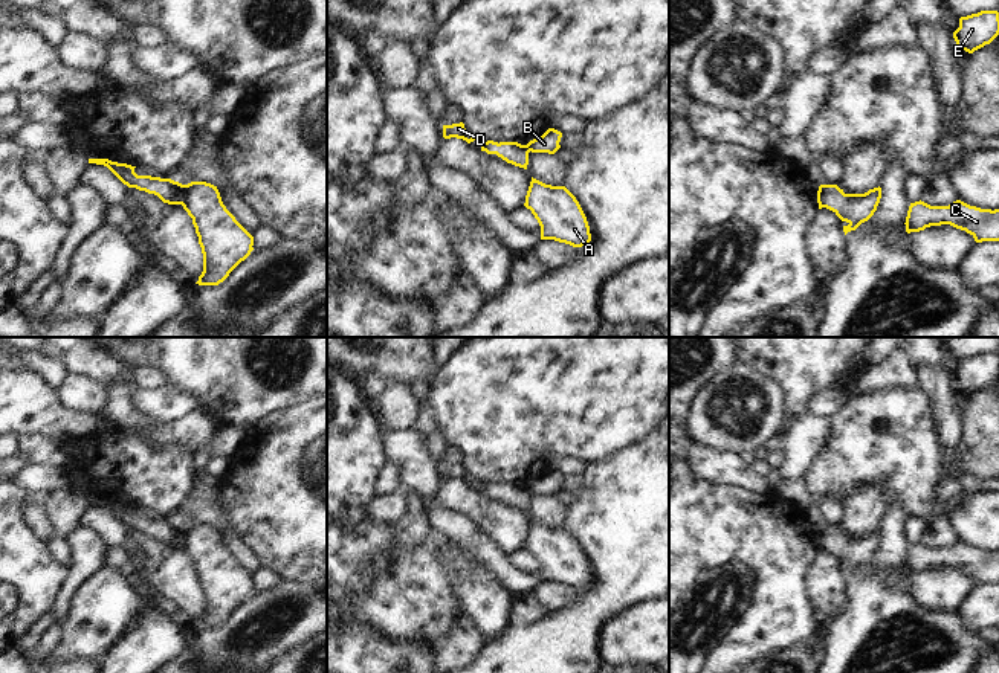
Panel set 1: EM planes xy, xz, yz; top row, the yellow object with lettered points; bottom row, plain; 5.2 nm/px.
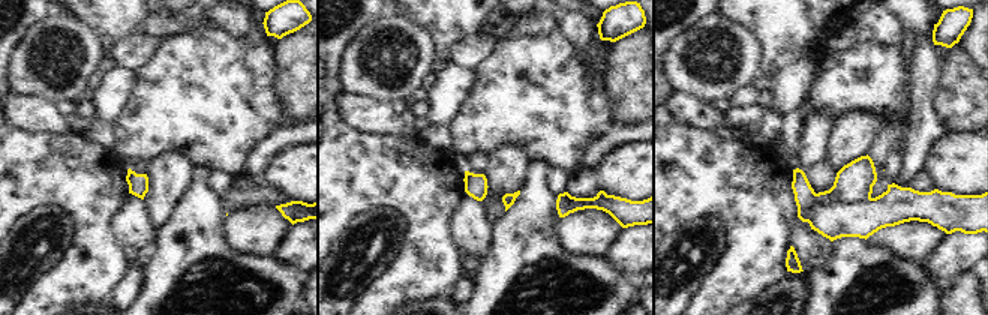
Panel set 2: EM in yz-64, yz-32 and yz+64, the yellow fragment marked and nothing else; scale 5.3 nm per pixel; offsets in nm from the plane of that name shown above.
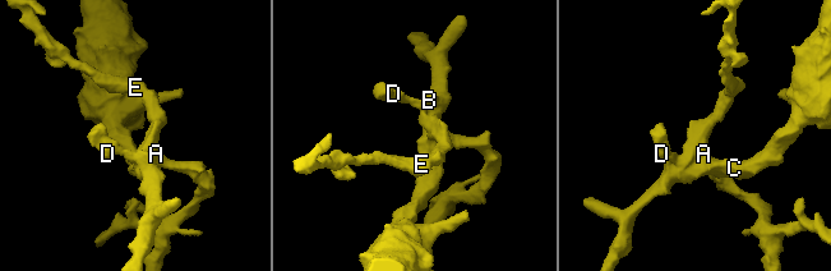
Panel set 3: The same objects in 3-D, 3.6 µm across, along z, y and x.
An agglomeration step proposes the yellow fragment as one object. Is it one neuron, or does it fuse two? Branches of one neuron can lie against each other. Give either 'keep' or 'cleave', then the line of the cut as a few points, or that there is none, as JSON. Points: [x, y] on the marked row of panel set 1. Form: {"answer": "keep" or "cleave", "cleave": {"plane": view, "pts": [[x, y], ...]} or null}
{"answer": "cleave", "cleave": {"plane": "xy", "pts": [[185, 185], [185, 199], [181, 203]]}}

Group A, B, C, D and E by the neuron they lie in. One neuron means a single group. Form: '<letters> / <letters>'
A D E / B C

